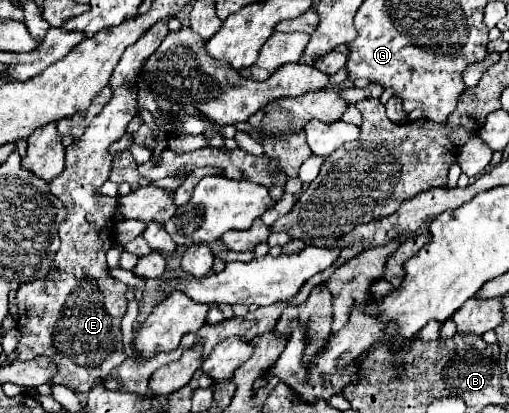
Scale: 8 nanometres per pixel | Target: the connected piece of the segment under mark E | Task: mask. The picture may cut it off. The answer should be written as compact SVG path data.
M168 20L157 22L141 36L141 40L123 52L109 80L115 90L113 98L99 112L99 116L93 118L91 126L75 140L75 144L67 148L63 172L49 182L49 190L67 208L67 220L59 226L61 248L53 260L55 274L51 278L21 284L17 290L17 328L21 332L17 346L19 358L31 360L35 356L49 356L57 364L57 376L53 384L77 388L79 392L89 392L127 358L121 344L121 318L127 308L127 286L109 274L105 260L107 250L111 250L115 244L113 216L117 200L103 196L97 190L111 172L113 158L107 152L109 144L125 134L127 124L137 112L137 94L129 86L137 82L137 72L141 72L145 58L157 50L161 40L169 33Z

